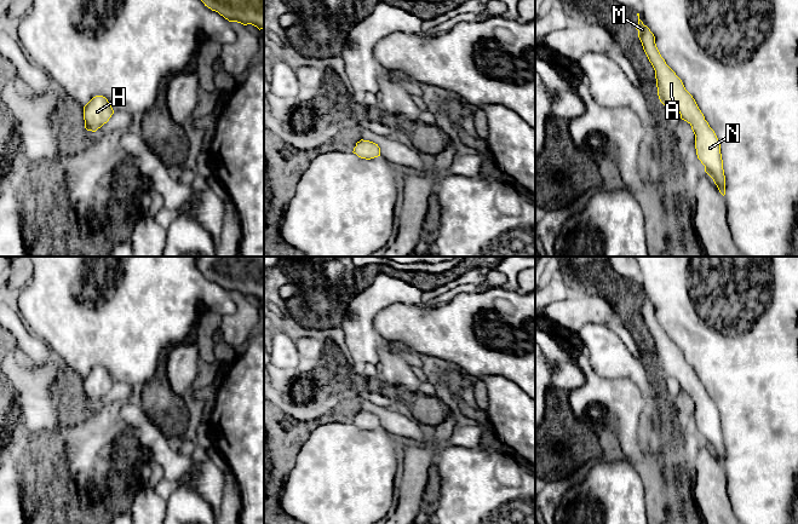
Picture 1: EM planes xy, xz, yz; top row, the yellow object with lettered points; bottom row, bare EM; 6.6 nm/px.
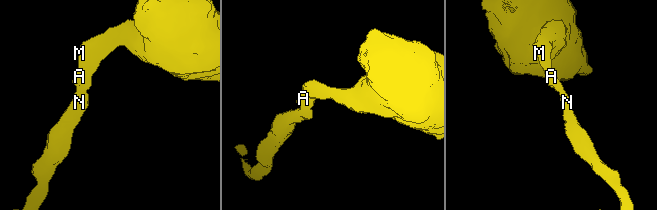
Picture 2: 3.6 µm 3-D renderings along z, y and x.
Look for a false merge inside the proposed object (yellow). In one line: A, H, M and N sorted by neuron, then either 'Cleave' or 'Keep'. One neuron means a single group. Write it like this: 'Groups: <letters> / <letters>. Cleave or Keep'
Groups: A H M N. Keep

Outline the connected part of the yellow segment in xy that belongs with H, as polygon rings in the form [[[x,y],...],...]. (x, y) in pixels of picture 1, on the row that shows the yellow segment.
[[[93,97],[84,106],[85,128],[87,131],[96,132],[98,128],[101,128],[104,123],[109,121],[113,114],[114,110],[105,97]]]

